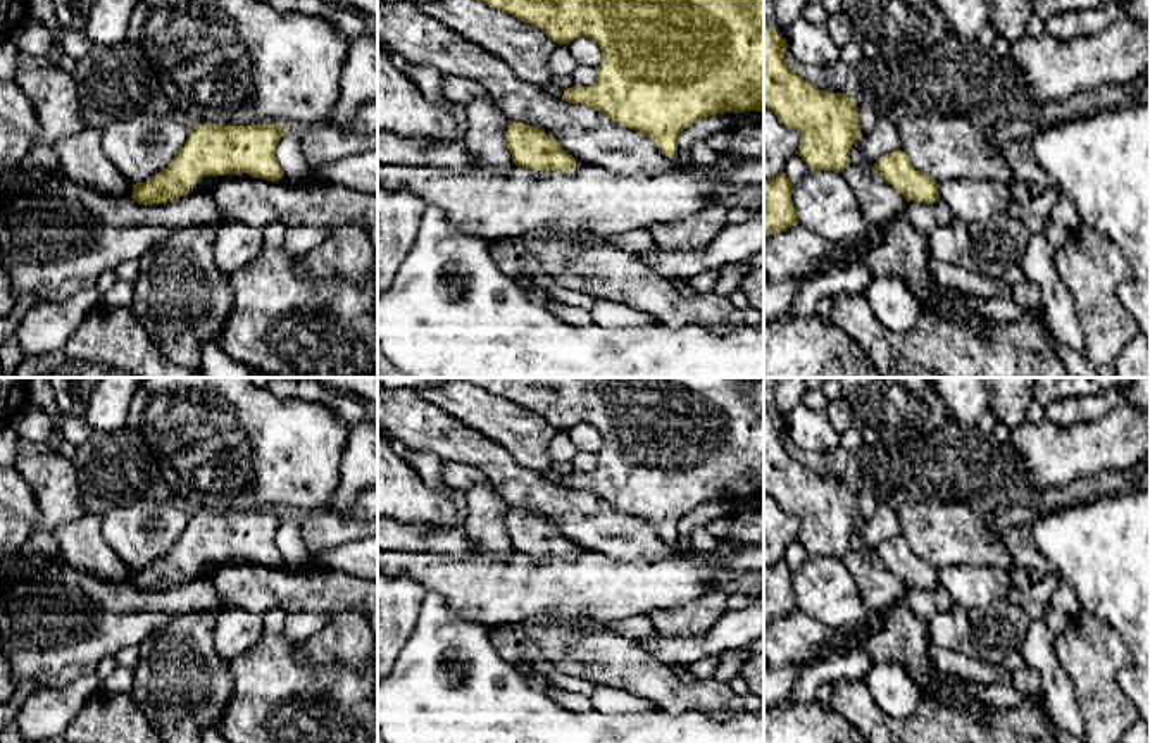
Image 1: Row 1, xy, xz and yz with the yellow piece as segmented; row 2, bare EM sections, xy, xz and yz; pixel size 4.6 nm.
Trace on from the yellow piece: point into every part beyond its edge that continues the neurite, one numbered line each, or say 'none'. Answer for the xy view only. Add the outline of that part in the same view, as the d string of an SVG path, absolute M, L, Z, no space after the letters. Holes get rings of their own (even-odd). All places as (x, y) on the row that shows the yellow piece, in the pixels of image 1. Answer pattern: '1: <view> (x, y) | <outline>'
none

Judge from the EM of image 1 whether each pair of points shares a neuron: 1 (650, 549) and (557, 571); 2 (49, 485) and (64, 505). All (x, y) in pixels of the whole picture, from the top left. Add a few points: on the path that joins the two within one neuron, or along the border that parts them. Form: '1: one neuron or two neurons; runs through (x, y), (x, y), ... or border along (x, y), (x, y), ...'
1: two neurons; border along (580, 549), (652, 562)
2: one neuron; runs through (54, 490), (59, 500)

